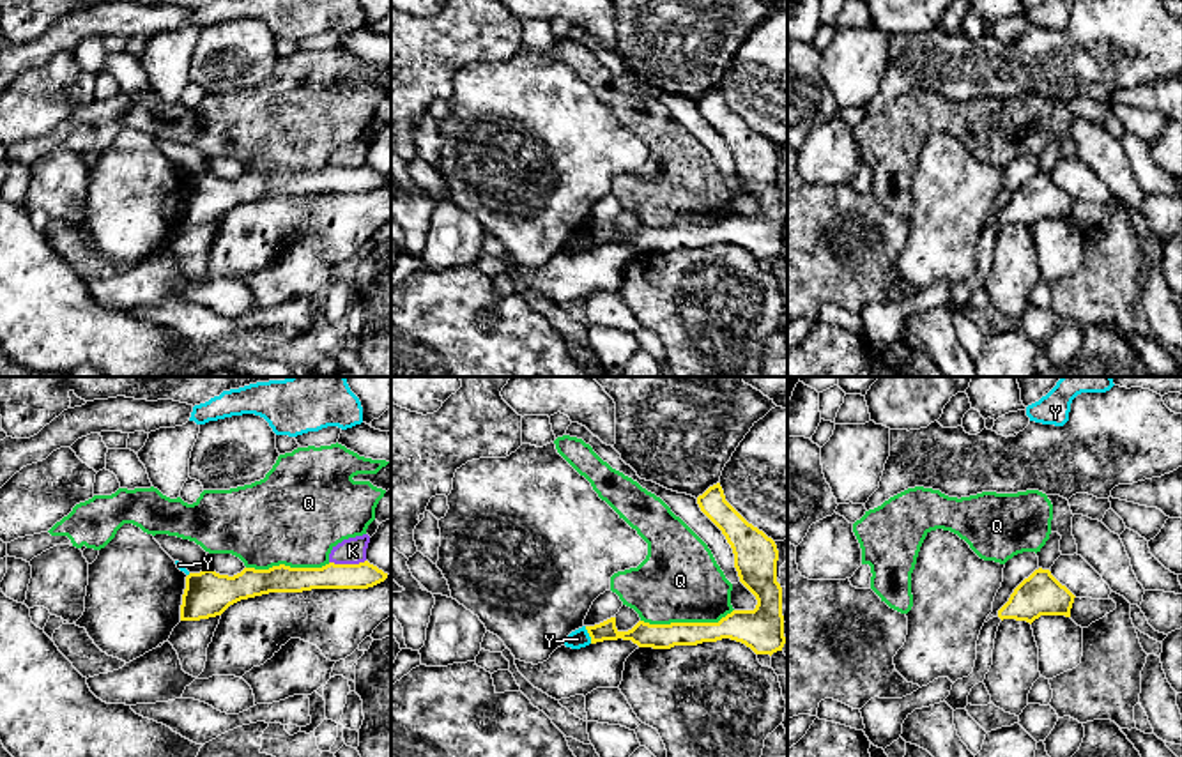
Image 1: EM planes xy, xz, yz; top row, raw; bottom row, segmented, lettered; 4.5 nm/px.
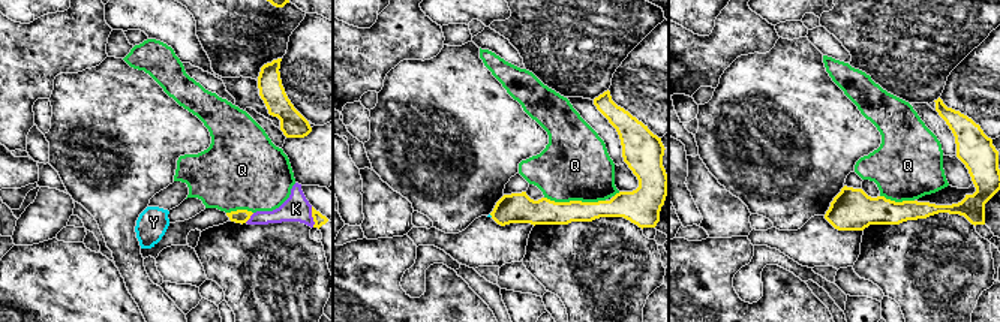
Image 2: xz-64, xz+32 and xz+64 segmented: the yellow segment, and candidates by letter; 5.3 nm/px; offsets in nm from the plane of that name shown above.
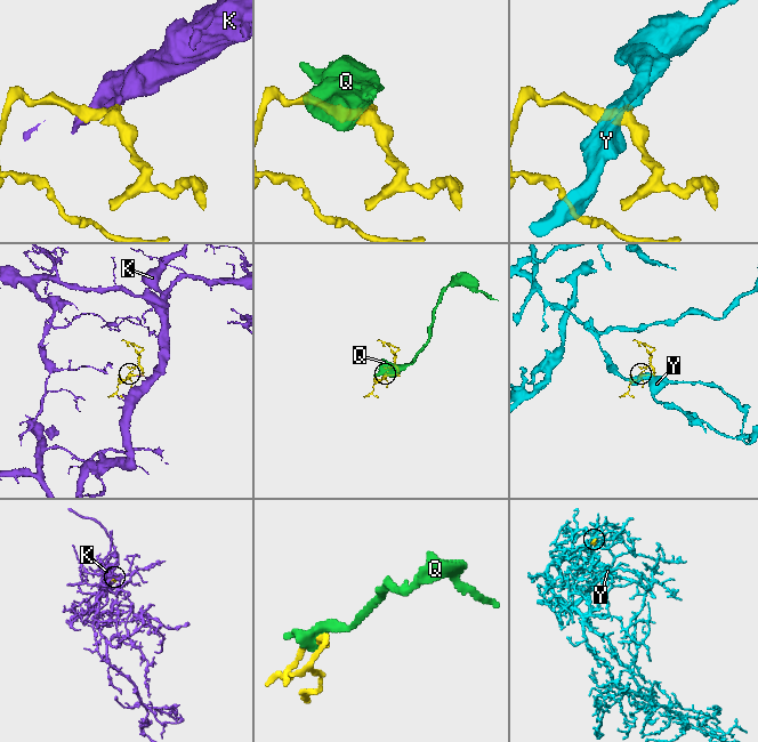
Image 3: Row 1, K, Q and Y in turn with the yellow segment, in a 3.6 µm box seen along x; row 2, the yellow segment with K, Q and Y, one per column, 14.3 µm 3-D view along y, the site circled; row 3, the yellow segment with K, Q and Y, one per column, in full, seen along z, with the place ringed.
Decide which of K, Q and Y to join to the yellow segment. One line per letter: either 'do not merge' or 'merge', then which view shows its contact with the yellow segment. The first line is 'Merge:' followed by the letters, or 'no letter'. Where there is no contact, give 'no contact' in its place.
Merge: no letter
K: do not merge | xy
Q: do not merge | xz
Y: do not merge | xz

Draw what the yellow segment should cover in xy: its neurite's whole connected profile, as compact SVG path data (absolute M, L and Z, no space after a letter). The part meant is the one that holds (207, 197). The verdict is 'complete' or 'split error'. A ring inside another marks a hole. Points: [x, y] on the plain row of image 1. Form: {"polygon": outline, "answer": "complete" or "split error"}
{"polygon": "M285 168L269 173L244 172L228 180L214 173L189 177L180 209L180 225L200 225L221 219L230 209L269 198L303 196L311 193L368 193L388 182L388 177L370 168L334 168L322 172L290 172Z", "answer": "complete"}

